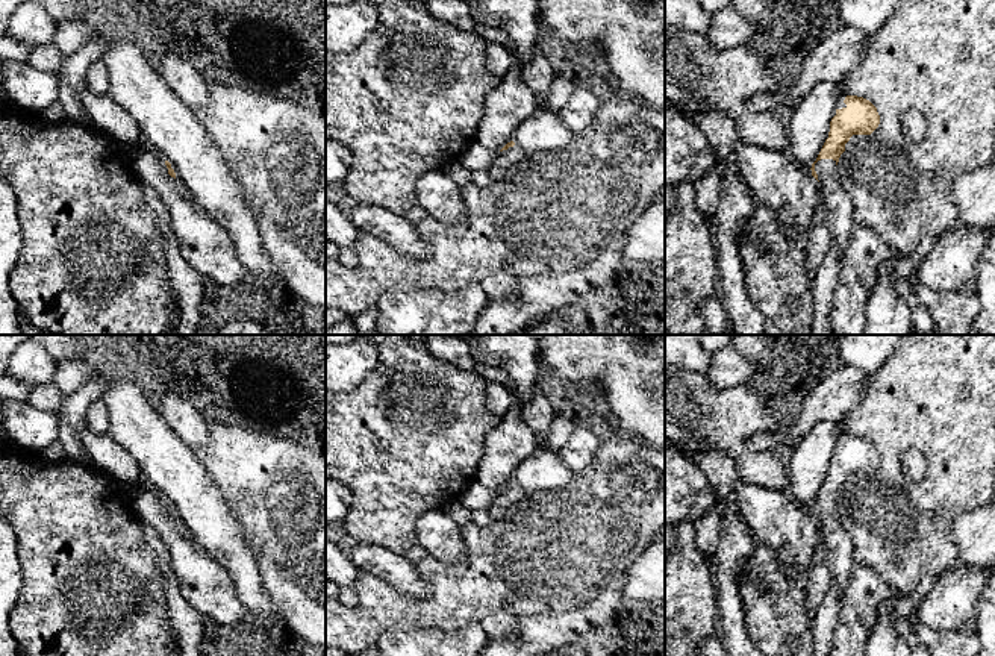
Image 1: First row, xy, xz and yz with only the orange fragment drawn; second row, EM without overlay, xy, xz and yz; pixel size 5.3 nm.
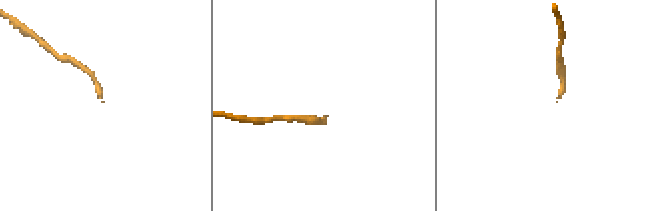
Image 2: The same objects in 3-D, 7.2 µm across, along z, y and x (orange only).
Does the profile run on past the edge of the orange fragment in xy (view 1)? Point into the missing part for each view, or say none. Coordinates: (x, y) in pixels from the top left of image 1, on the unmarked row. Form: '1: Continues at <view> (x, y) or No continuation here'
1: No continuation here

